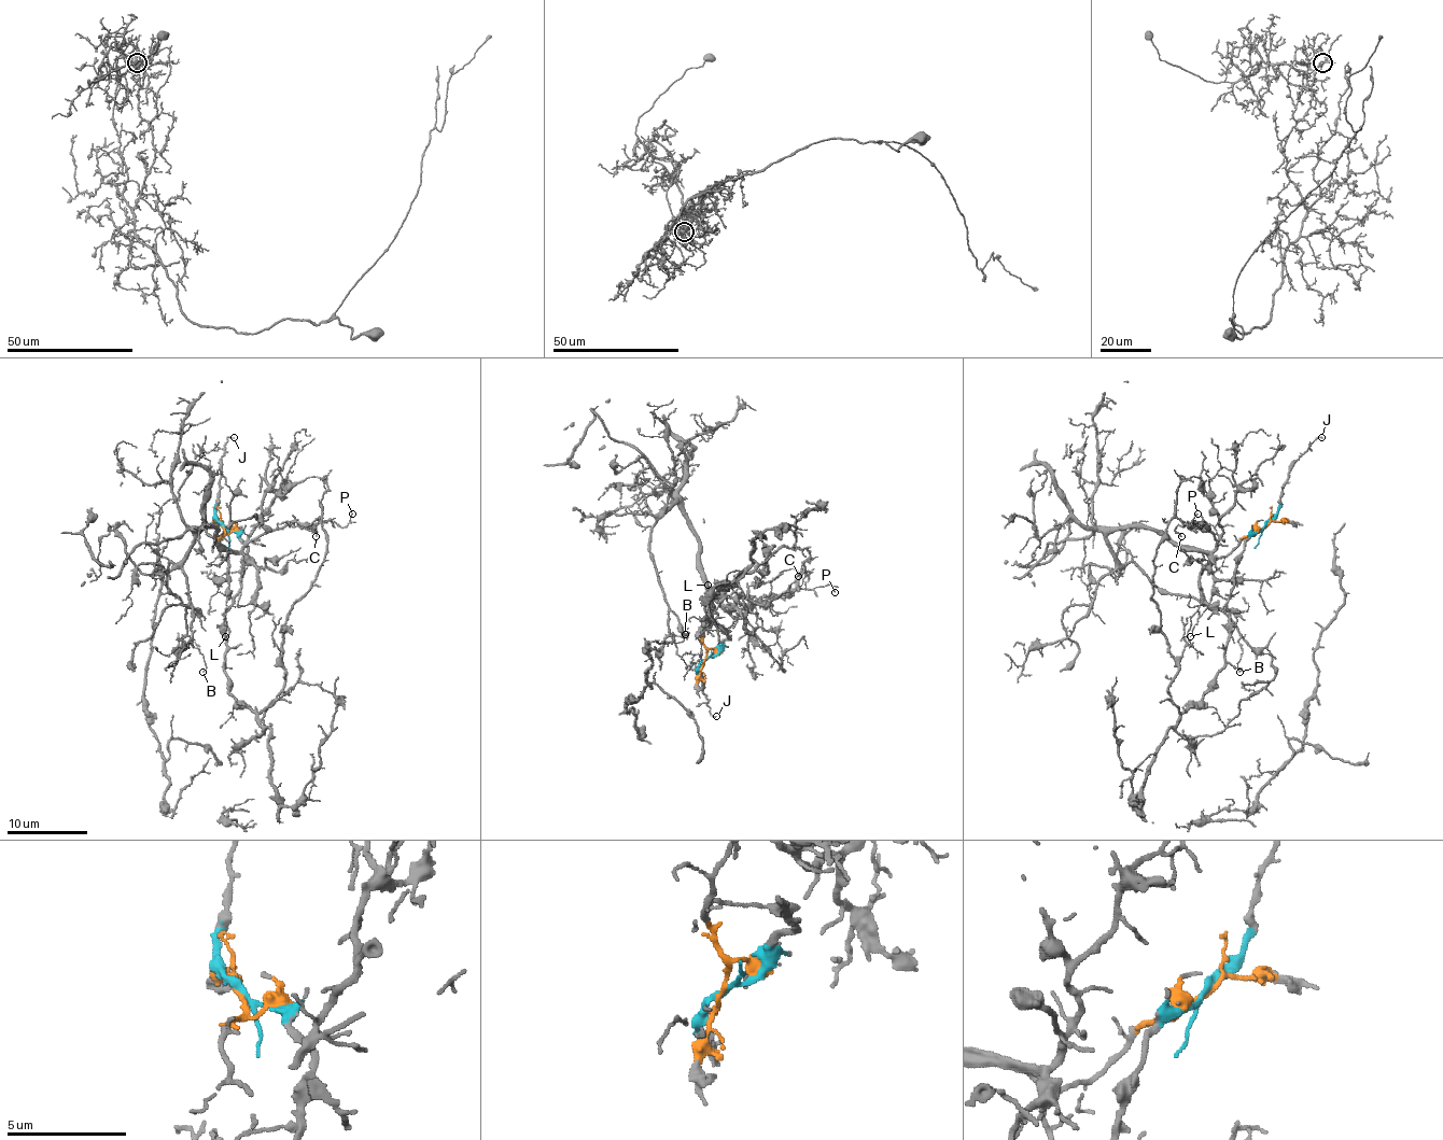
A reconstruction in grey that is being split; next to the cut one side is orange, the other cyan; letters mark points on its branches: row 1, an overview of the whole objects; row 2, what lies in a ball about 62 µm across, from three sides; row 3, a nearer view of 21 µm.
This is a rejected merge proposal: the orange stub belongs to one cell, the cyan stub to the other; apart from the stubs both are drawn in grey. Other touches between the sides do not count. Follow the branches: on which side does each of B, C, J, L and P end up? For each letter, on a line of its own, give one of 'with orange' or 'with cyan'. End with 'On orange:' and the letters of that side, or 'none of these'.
B: with orange
C: with orange
J: with cyan
L: with orange
P: with orange
On orange: B, C, L, P

